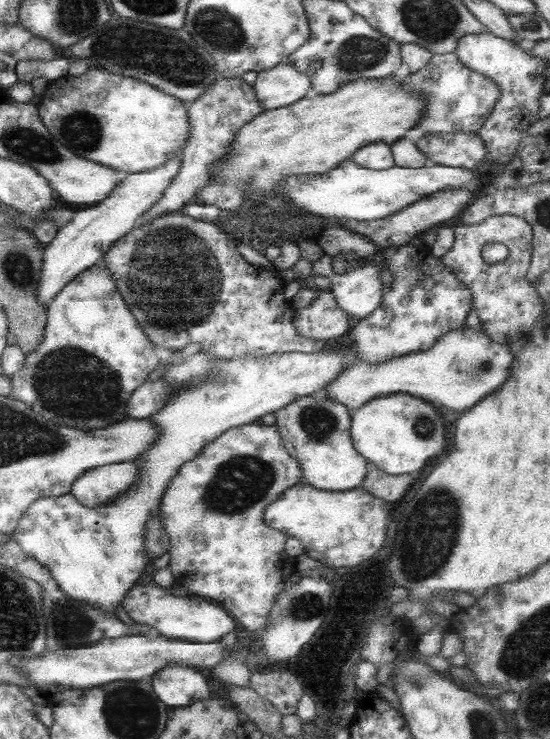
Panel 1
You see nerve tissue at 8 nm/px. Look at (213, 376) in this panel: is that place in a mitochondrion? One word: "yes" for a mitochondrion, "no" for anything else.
yes

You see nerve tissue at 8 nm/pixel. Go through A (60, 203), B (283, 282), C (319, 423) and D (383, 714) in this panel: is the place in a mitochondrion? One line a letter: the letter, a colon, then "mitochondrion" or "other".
A: other
B: other
C: mitochondrion
D: other

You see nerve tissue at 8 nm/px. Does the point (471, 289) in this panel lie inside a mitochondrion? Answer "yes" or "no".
no

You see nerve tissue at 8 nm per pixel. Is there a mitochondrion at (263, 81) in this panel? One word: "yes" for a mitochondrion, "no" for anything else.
no

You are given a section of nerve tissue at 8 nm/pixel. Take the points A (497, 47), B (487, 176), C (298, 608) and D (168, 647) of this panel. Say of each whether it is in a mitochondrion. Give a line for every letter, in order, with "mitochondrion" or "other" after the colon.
A: other
B: other
C: mitochondrion
D: other

